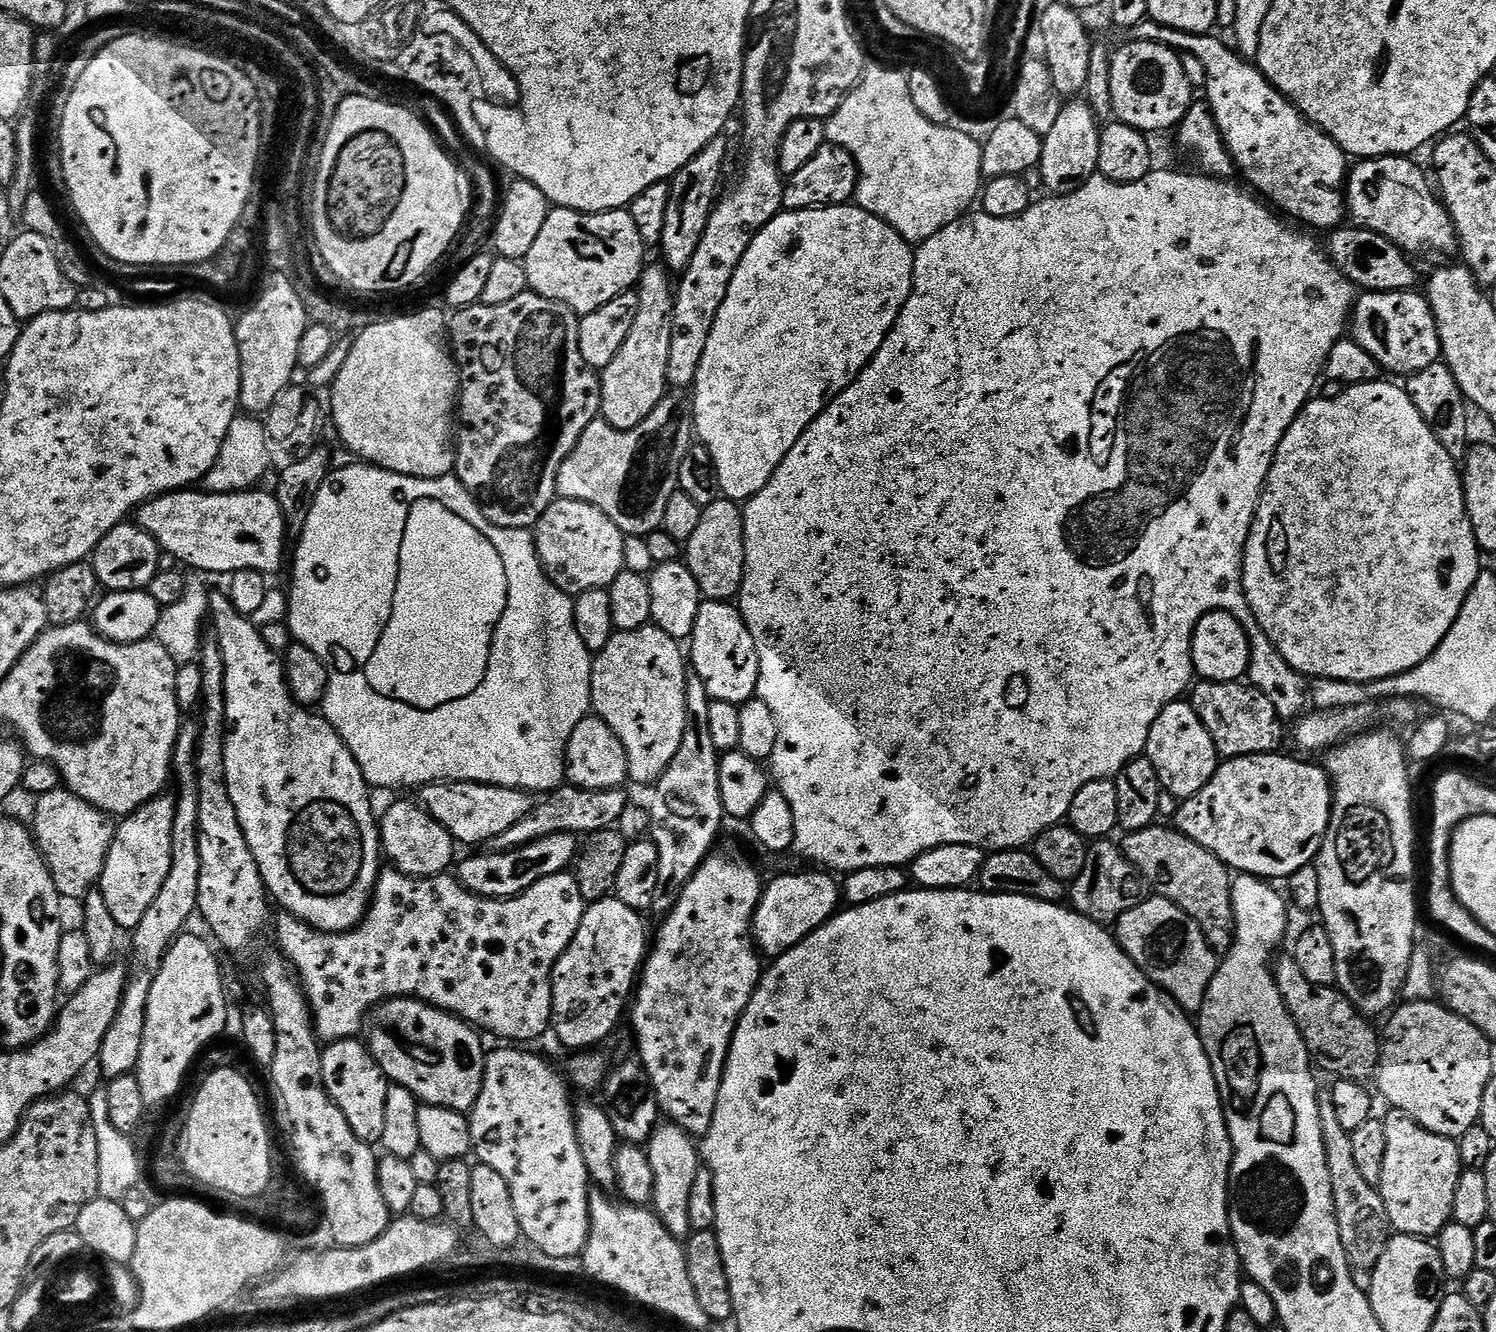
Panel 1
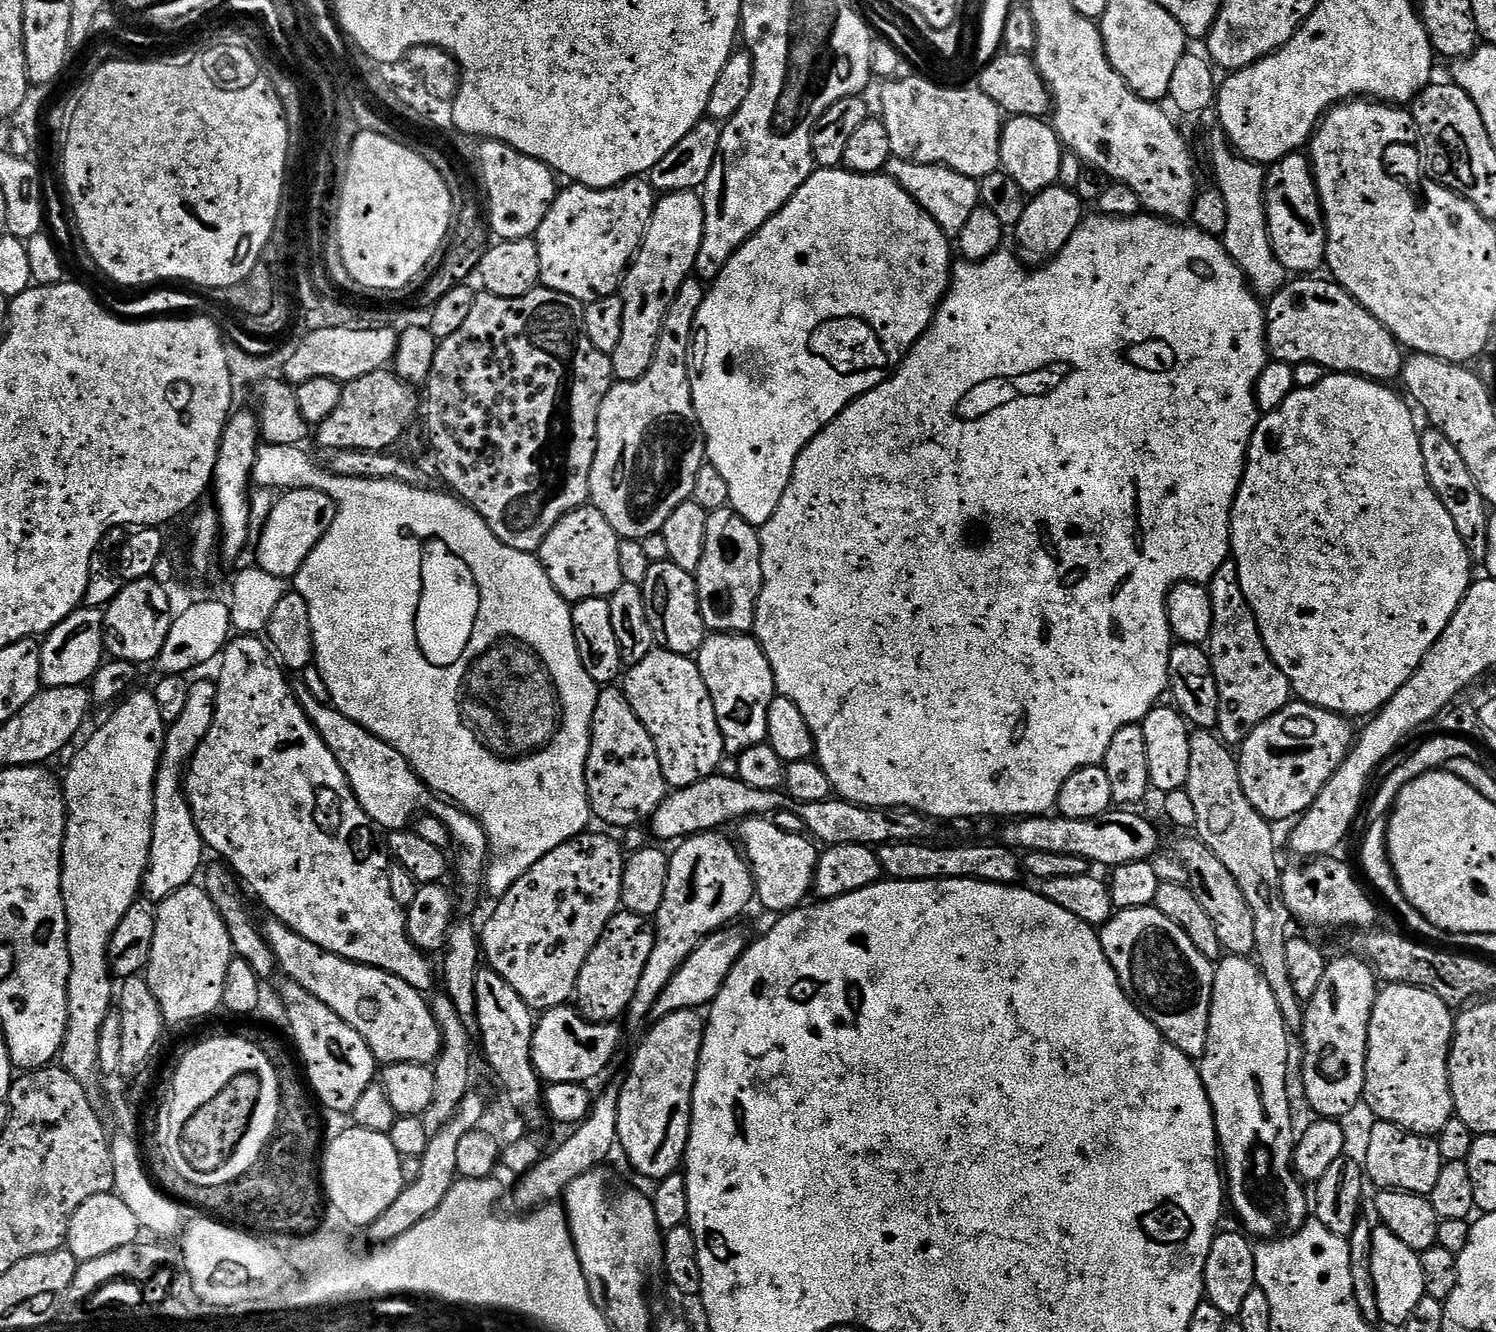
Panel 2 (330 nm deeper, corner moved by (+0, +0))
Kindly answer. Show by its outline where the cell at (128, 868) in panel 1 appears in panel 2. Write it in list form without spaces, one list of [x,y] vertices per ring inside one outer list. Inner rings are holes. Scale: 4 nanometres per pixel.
[[[212,678],[210,680],[193,679],[183,713],[178,718],[178,722],[167,725],[164,734],[164,752],[160,756],[154,788],[152,846],[142,889],[143,895],[153,902],[165,900],[178,889],[193,883],[205,863],[206,845],[194,822],[194,814],[188,805],[188,795],[184,793],[184,778],[193,754],[206,738],[206,734],[210,734],[210,726],[214,722],[215,713],[216,680]]]

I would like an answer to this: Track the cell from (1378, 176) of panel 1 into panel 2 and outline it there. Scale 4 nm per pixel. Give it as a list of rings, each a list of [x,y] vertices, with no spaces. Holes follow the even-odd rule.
[[[1304,154],[1284,156],[1267,169],[1264,178],[1264,205],[1266,222],[1276,260],[1290,274],[1312,274],[1325,263],[1328,254],[1328,223],[1324,220],[1324,208],[1320,205],[1320,191],[1316,188],[1316,175],[1312,172],[1309,157]]]

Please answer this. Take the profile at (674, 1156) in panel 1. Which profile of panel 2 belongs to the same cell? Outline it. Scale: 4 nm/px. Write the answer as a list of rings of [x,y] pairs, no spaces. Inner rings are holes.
[[[683,1008],[666,1018],[655,1021],[643,1033],[644,1041],[641,1042],[640,1049],[632,1056],[628,1077],[625,1078],[624,1084],[619,1085],[618,1144],[622,1152],[624,1148],[633,1170],[638,1175],[652,1180],[651,1182],[665,1180],[671,1172],[677,1171],[684,1163],[692,1125],[692,1091],[700,1065],[705,1027],[705,1017],[699,1011],[690,1008]]]

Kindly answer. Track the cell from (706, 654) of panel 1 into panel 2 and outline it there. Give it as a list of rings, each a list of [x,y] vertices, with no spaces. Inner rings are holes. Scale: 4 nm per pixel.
[[[713,632],[705,635],[694,659],[714,702],[725,753],[739,754],[750,750],[750,746],[765,743],[768,739],[768,711],[778,693],[774,670],[758,641],[748,634]]]

